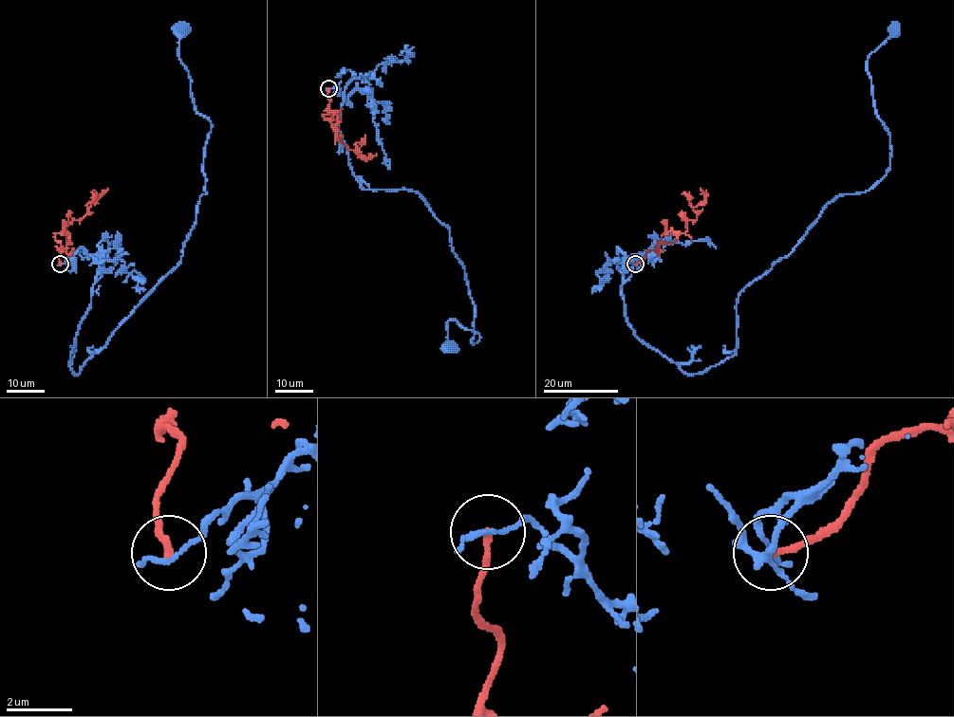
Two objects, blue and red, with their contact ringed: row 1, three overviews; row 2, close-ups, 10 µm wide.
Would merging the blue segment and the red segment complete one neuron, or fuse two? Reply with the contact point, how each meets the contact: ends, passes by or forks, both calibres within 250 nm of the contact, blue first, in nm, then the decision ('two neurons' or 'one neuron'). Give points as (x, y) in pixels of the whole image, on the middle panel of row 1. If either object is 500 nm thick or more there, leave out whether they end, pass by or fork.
place (328, 88); blue passes by; red ends; calibres 130 and 180 nm; two neurons

